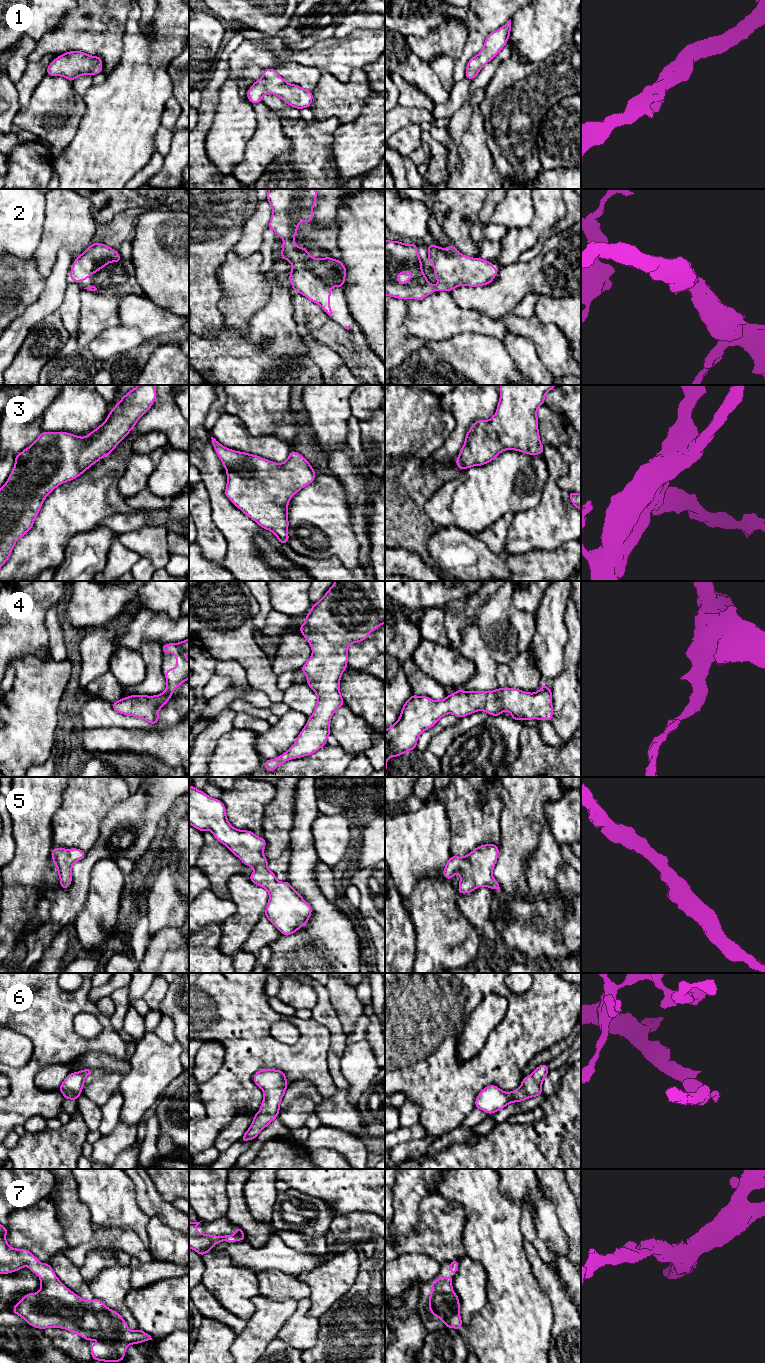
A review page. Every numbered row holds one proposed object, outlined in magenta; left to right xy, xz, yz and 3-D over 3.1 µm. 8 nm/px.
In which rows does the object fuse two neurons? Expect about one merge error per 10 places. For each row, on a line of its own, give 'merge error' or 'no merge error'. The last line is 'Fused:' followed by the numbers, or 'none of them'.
1: no merge error
2: no merge error
3: no merge error
4: no merge error
5: no merge error
6: no merge error
7: no merge error
Fused: none of them

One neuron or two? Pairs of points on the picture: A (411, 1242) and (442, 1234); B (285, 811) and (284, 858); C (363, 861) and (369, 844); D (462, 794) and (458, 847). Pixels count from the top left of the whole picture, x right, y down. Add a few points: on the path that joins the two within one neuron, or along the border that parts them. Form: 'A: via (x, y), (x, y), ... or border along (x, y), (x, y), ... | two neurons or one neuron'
A: via (419, 1241), (434, 1237) | one neuron
B: border along (289, 847), (271, 860) | two neurons
C: via (367, 857), (369, 855), (369, 848) | one neuron
D: via (462, 807), (462, 834) | one neuron

